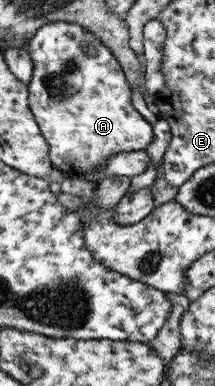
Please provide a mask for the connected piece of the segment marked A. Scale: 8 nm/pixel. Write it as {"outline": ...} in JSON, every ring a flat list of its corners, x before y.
{"outline":[[72,22,50,23,36,30,26,49,34,66,28,86,29,107,49,145,53,167,63,171,66,177,85,178,86,172,101,166,110,156,145,150,152,143,153,126,134,108,130,83,120,63,94,33]]}

